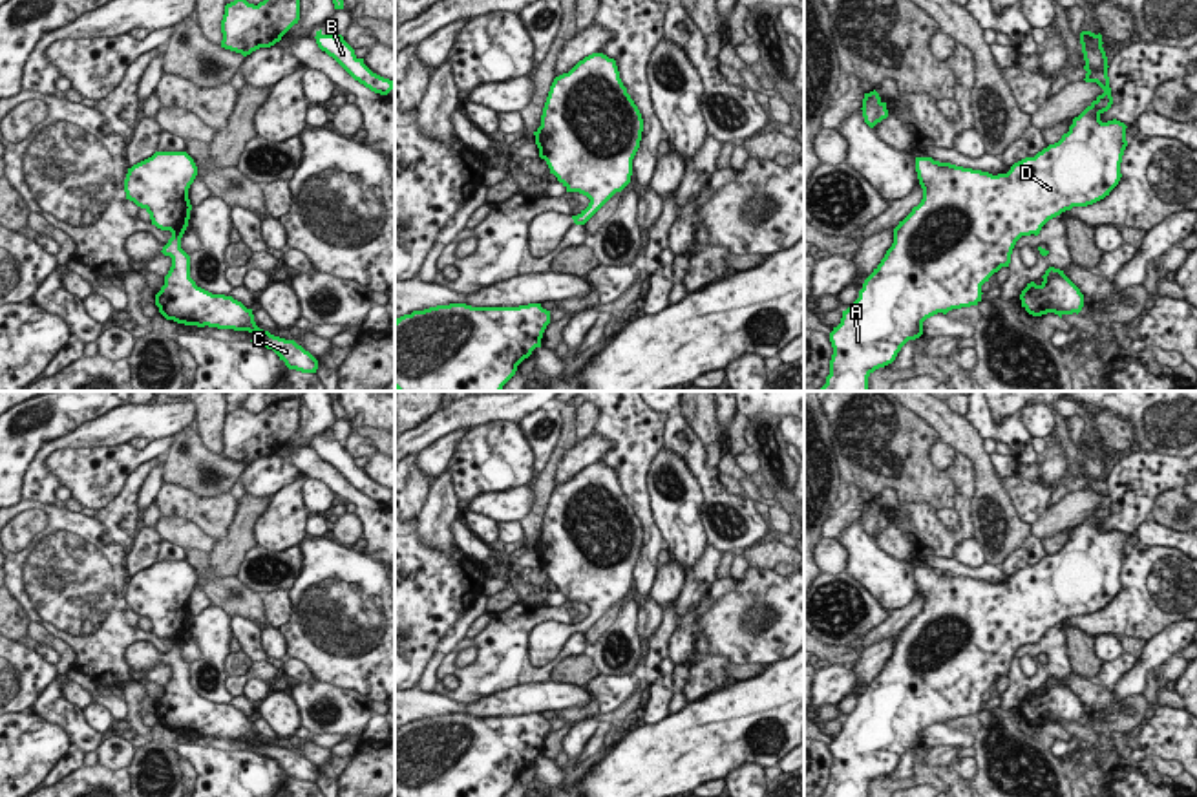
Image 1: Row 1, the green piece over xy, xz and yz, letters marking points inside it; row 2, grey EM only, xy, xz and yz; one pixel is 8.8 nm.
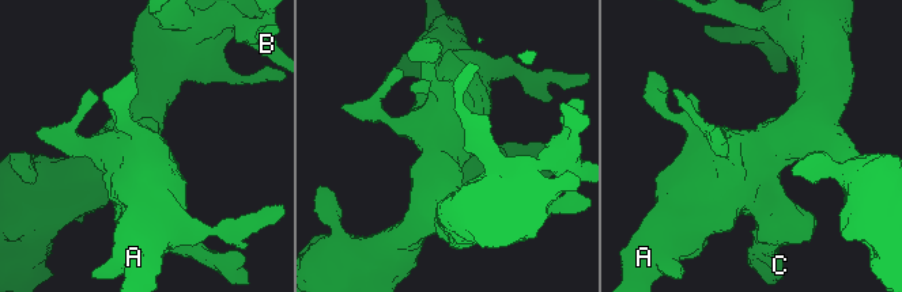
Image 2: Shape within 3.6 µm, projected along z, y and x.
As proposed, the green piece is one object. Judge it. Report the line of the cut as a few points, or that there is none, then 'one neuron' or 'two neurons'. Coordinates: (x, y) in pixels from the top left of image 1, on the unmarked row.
no cut | one neuron

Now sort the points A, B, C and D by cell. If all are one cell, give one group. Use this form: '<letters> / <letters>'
A B C D

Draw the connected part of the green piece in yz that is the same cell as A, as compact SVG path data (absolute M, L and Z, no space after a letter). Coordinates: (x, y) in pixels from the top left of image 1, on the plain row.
M1082 441L1080 453L1087 481L1084 490L1096 492L1104 503L1073 528L1069 541L1058 552L998 585L932 567L916 567L923 609L894 638L892 656L830 742L833 764L822 797L868 797L868 786L875 779L892 773L908 749L923 744L927 728L978 715L981 695L1001 676L1009 676L1012 658L1022 645L1038 645L1049 629L1073 616L1093 614L1118 594L1128 536L1117 528L1100 530L1113 514L1102 444Z

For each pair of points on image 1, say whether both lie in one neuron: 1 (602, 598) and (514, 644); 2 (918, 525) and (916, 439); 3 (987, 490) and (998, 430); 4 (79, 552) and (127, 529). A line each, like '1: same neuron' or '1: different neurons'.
1: different neurons
2: different neurons
3: different neurons
4: different neurons

